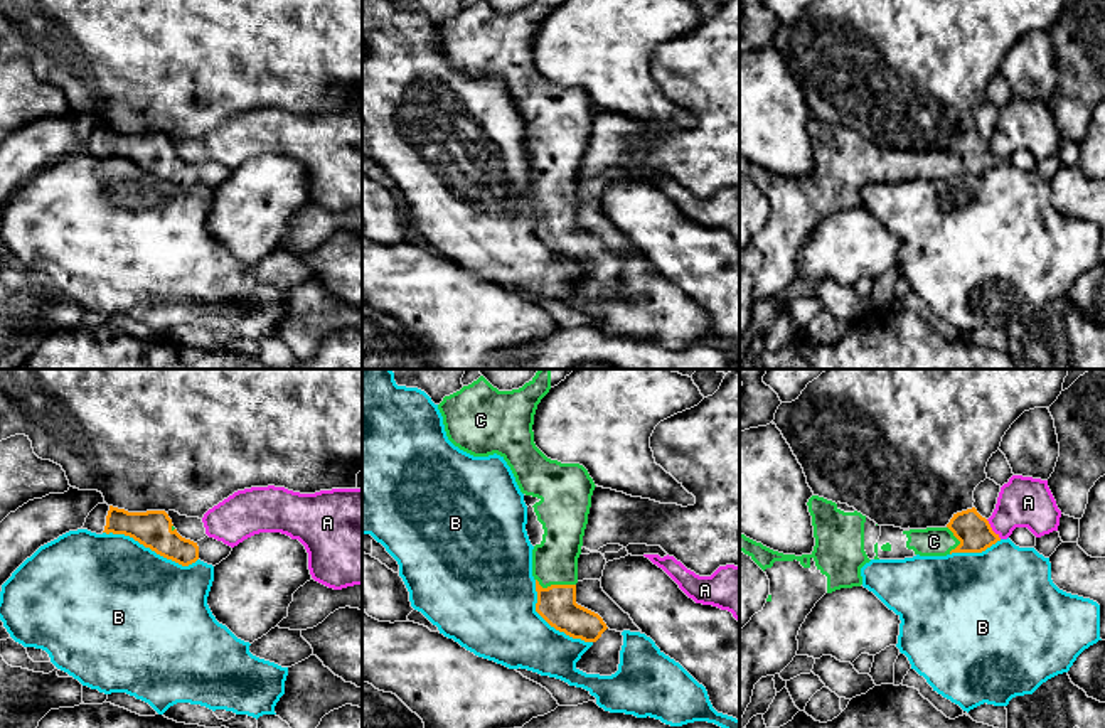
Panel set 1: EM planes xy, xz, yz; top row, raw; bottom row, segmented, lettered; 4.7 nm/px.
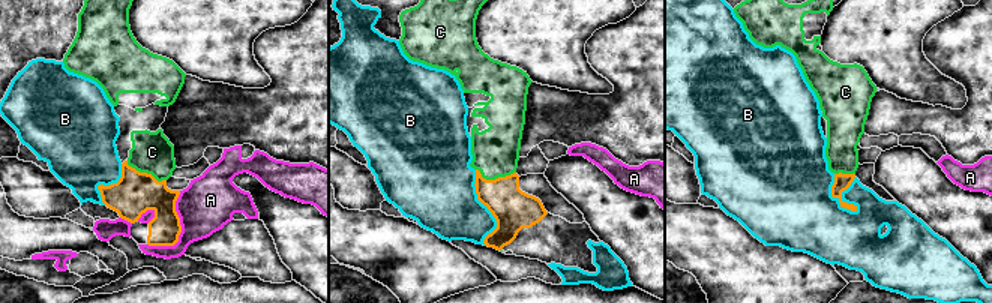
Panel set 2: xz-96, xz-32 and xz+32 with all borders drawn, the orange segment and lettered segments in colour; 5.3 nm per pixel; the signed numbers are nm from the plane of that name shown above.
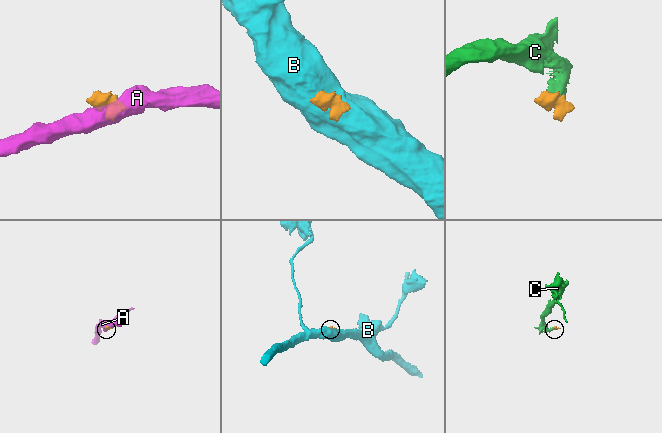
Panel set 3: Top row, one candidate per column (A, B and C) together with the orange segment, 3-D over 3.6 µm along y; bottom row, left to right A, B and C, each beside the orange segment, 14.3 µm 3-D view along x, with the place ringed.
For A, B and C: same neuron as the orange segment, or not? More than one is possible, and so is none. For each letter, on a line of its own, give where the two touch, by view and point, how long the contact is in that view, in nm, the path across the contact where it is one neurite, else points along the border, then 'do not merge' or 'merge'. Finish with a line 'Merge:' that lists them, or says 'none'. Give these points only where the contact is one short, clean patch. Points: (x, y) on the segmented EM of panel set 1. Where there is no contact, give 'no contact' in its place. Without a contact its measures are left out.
A: yz (991, 529) | 120 nm | do not merge
B: xy (150, 548) | 480 nm | do not merge
C: xz (555, 585) | 190 nm | along xz (536, 578), (543, 587), (575, 583) | do not merge
Merge: none

